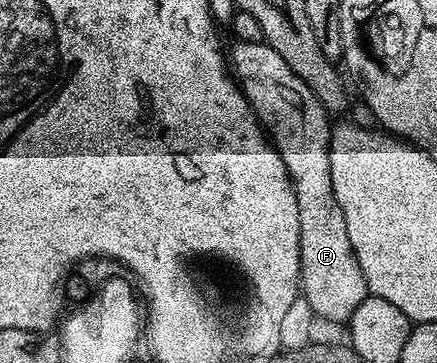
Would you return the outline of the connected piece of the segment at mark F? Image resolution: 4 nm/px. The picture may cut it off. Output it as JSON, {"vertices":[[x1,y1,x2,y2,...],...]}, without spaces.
{"vertices":[[237,40,234,45,229,56,233,58,231,64,240,87,259,120,269,129,294,184,301,228,302,297,311,306,316,319,350,323,359,305,368,298,369,291,352,241,349,240,345,214,333,190,330,152,333,126,329,124,330,115,316,94,272,46,261,40]]}

